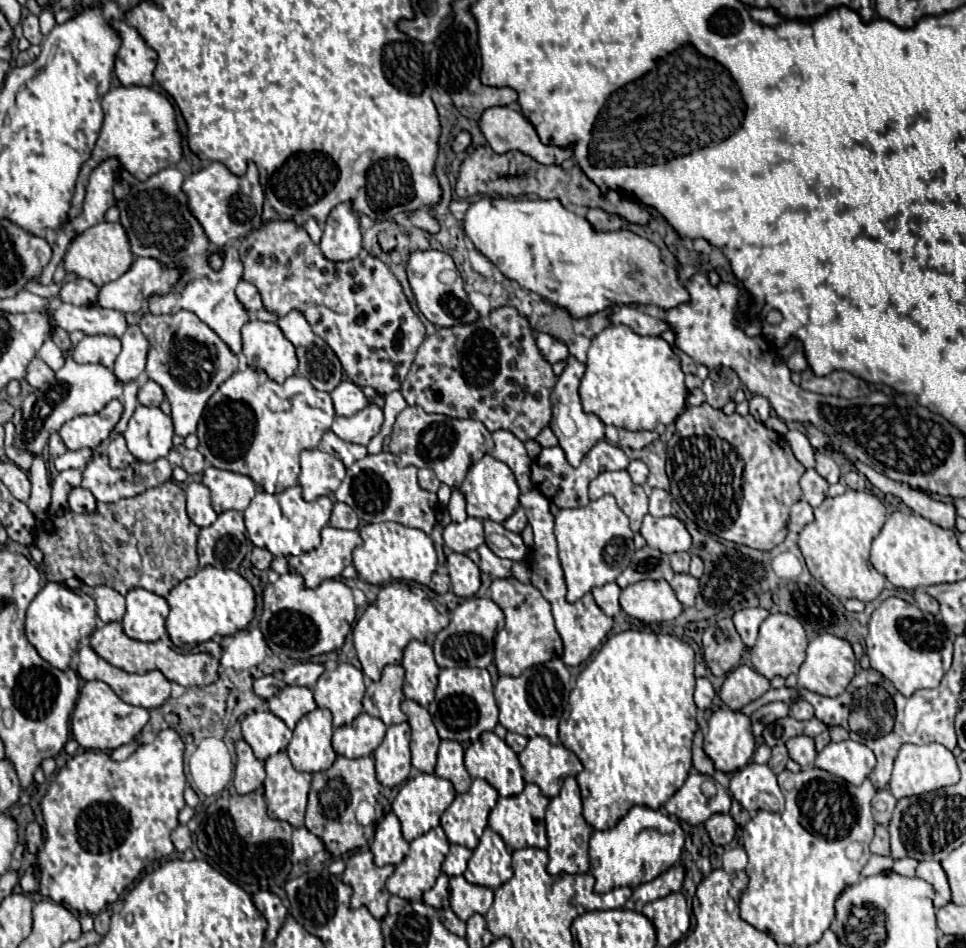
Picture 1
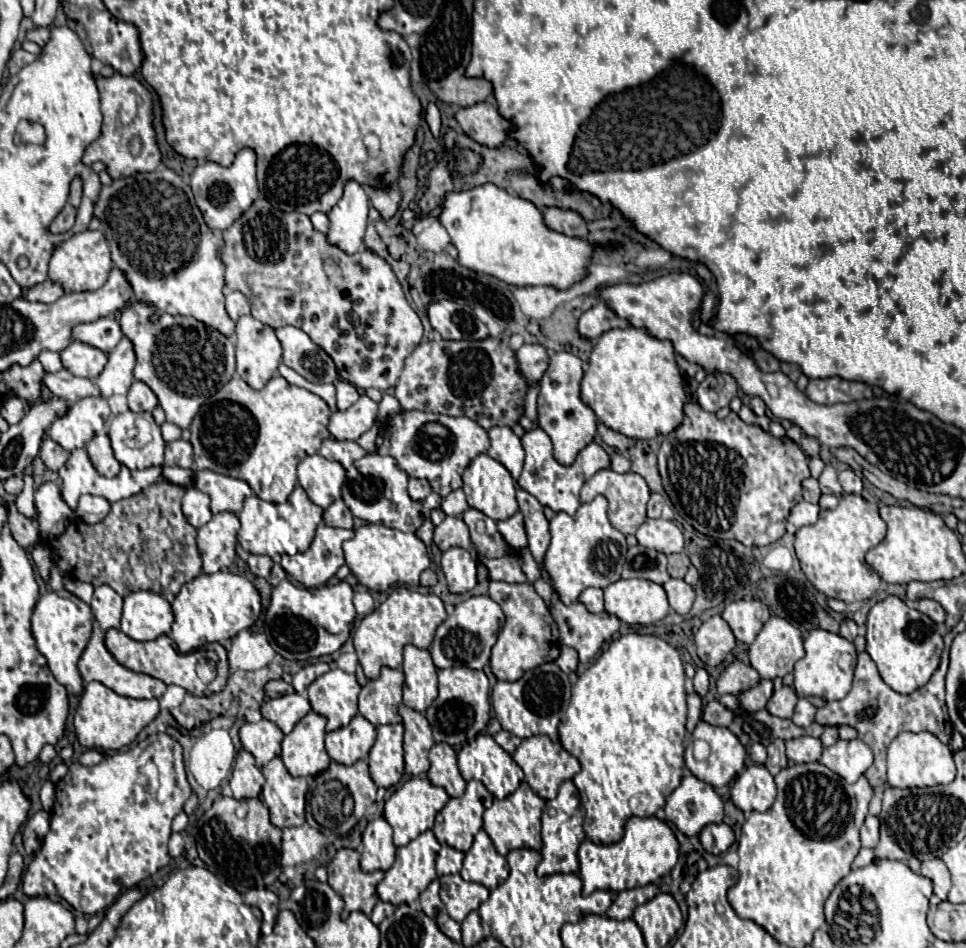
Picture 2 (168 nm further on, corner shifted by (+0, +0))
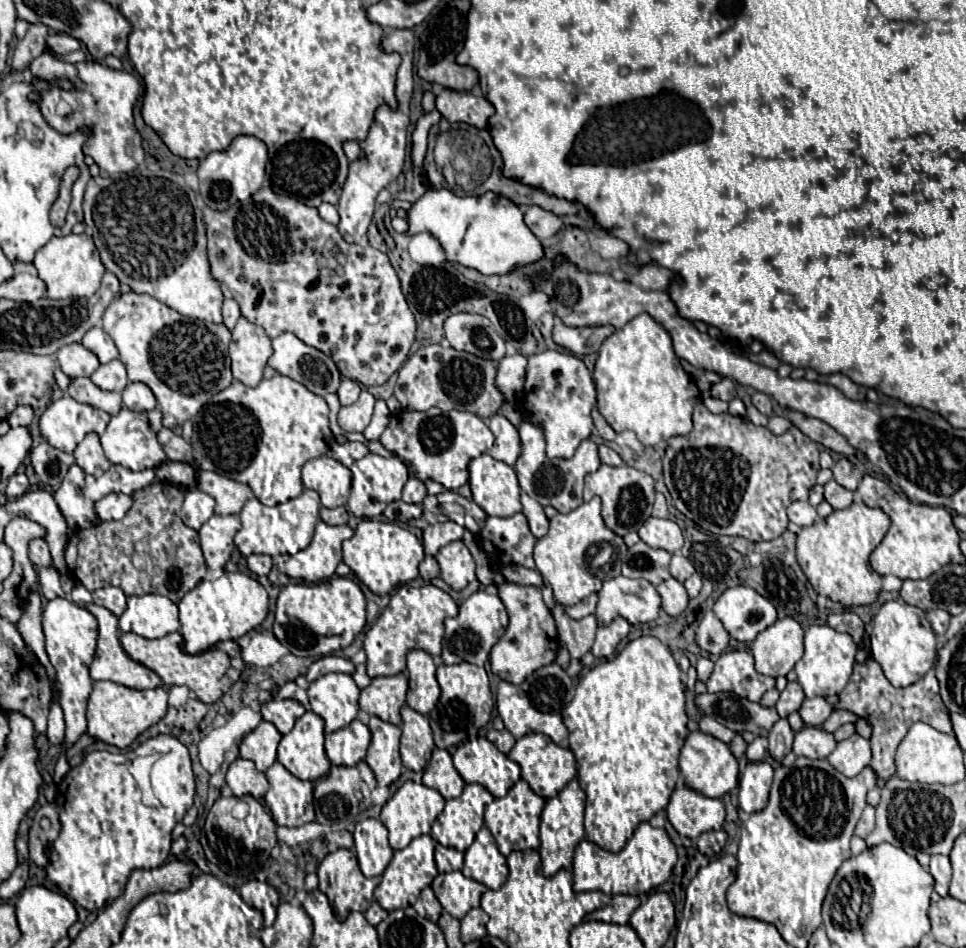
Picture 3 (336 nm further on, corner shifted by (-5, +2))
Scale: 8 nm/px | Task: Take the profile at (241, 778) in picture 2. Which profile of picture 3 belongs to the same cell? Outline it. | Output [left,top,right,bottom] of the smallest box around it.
[227,758,269,798]

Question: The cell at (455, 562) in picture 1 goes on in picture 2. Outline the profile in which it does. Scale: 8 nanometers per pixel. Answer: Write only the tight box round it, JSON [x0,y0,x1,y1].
[440,548,476,594]

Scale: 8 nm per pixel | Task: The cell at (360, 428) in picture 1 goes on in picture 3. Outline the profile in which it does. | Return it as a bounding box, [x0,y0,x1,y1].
[339,390,375,432]

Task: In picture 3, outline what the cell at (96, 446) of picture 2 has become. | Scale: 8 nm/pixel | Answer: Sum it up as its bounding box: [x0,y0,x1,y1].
[73,432,111,476]

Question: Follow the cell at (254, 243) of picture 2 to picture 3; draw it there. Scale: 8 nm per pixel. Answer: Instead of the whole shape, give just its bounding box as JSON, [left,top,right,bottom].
[203,188,417,386]

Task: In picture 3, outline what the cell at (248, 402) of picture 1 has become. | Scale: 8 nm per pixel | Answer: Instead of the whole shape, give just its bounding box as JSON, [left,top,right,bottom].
[191,374,333,506]

